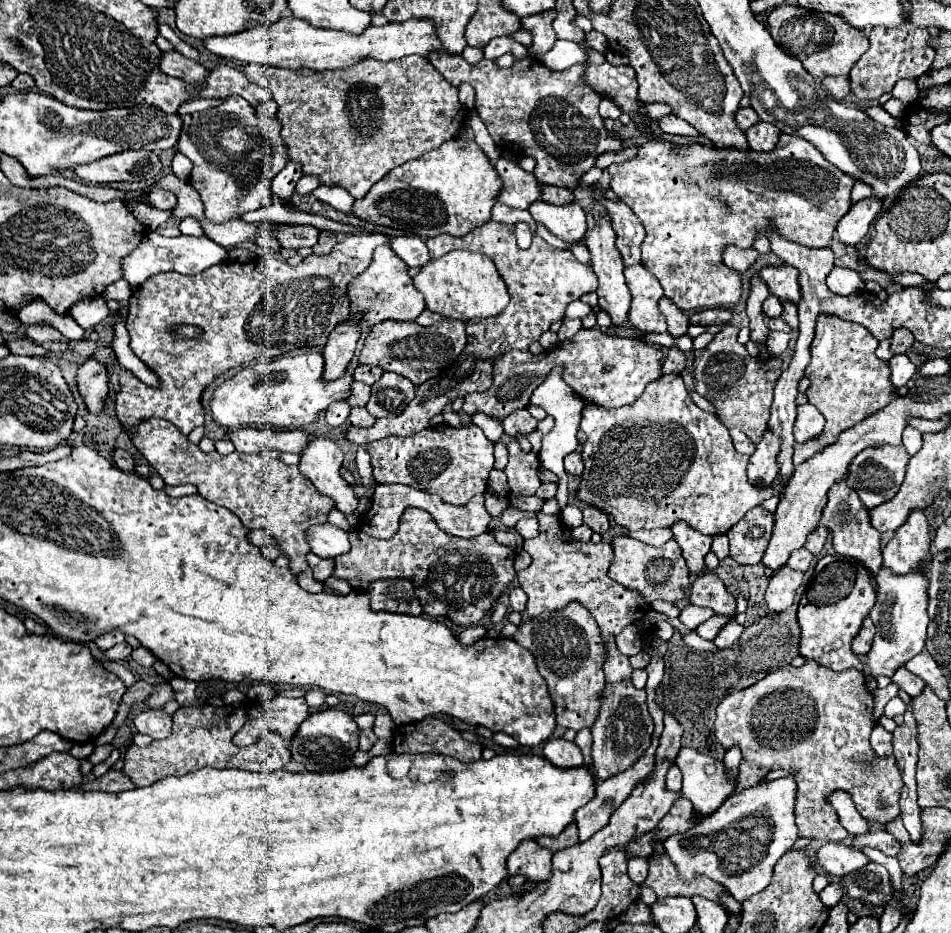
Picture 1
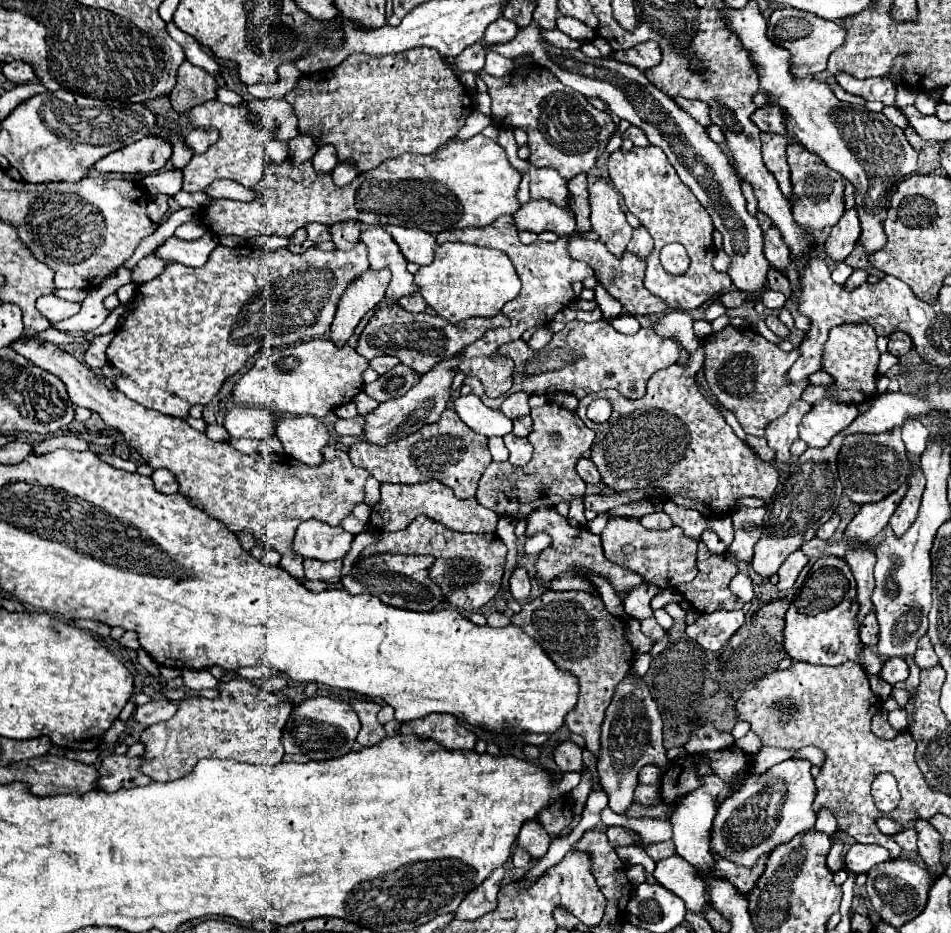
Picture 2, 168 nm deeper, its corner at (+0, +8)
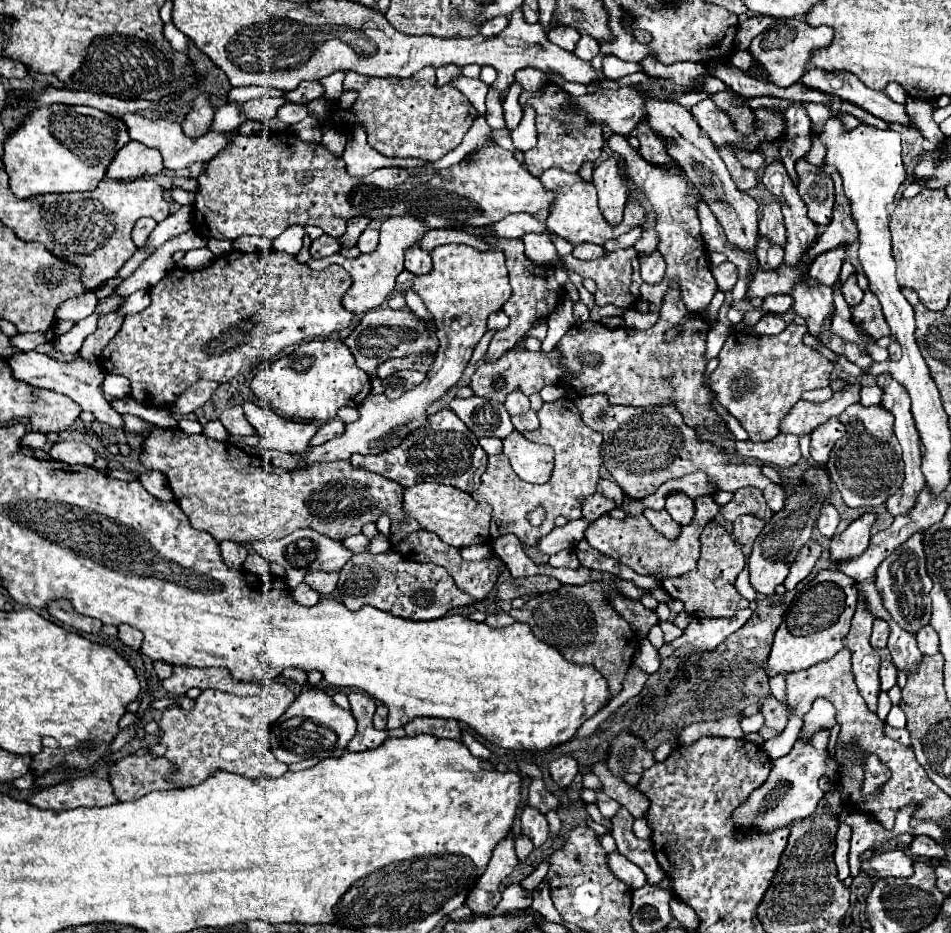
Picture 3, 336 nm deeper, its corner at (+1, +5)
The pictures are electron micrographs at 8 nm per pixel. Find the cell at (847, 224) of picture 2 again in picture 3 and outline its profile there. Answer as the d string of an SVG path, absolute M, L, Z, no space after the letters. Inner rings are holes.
M839 245L835 249L829 249L821 255L815 257L815 261L811 263L811 269L809 269L809 277L815 277L819 279L823 285L835 285L837 277L839 277L839 271L841 271L841 265L843 265L843 259L845 259L845 251L847 247Z

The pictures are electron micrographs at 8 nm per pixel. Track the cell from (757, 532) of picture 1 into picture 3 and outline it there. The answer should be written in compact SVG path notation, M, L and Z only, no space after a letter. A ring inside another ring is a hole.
M741 515L733 521L733 537L737 539L739 547L743 547L745 551L749 551L759 535L759 531L763 529L765 521L753 515Z

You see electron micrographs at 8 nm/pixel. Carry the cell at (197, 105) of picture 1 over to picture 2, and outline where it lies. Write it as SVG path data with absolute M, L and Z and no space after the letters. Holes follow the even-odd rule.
M218 88L216 92L216 98L220 102L226 102L226 104L244 104L244 98L232 90L226 90L226 88Z

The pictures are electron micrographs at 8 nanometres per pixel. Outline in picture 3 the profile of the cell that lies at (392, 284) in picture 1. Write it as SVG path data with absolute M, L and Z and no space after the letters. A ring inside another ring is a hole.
M367 227L361 233L359 241L357 241L359 251L361 253L373 253L377 249L377 245L379 245L379 231L377 231L377 227Z

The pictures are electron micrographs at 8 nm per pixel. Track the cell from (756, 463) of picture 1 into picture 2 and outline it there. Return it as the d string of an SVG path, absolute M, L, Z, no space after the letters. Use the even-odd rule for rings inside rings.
M796 400L794 404L790 404L786 414L782 414L772 424L768 424L764 438L768 440L770 448L776 452L776 460L780 460L780 462L790 460L790 446L798 438L798 424L810 408L812 408L812 404L808 404L804 400Z

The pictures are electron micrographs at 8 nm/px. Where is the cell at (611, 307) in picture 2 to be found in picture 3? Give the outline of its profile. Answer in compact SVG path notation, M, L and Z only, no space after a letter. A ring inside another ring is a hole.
M627 309L625 313L623 313L623 321L625 321L625 325L629 327L629 329L649 329L649 327L653 327L655 323L657 323L657 313L653 313L653 311L649 311L649 313L639 313L639 311L635 311L635 309Z

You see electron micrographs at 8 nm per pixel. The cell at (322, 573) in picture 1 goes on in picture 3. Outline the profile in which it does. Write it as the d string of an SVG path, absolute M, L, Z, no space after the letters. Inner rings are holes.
M309 571L309 573L305 573L305 583L321 595L329 595L331 591L335 591L337 581L339 581L339 571L329 571L329 573L327 571Z

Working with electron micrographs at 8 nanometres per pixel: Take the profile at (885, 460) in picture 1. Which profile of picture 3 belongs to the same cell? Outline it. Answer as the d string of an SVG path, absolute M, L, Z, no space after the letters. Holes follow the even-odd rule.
M861 403L849 405L839 419L847 425L847 433L835 443L829 455L829 475L839 487L847 507L877 507L885 503L903 483L901 445L893 433L895 419L881 405L863 407Z

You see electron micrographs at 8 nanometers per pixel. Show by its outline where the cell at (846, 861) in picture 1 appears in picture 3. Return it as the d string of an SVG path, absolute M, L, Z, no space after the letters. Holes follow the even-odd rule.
M903 851L879 853L863 859L861 871L871 877L909 877L913 873L913 859Z

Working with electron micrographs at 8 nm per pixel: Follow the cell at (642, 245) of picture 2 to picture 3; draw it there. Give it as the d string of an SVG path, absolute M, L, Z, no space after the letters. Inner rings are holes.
M653 251L653 253L643 253L639 255L639 265L641 265L641 275L643 281L647 283L659 283L665 273L665 259Z

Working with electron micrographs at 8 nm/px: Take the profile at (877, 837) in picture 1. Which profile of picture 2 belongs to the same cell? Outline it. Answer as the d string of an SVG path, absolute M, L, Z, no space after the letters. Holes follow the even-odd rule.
M906 828L904 832L900 832L900 834L896 834L894 836L894 840L900 844L900 848L902 850L906 850L906 852L916 852L916 842L918 842L918 836L916 836L916 830L914 828Z

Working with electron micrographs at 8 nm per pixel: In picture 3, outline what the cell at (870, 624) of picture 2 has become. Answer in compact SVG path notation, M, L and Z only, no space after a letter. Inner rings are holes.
M875 619L873 623L873 635L871 635L871 645L875 649L881 649L887 645L887 637L889 637L889 625L883 619Z

